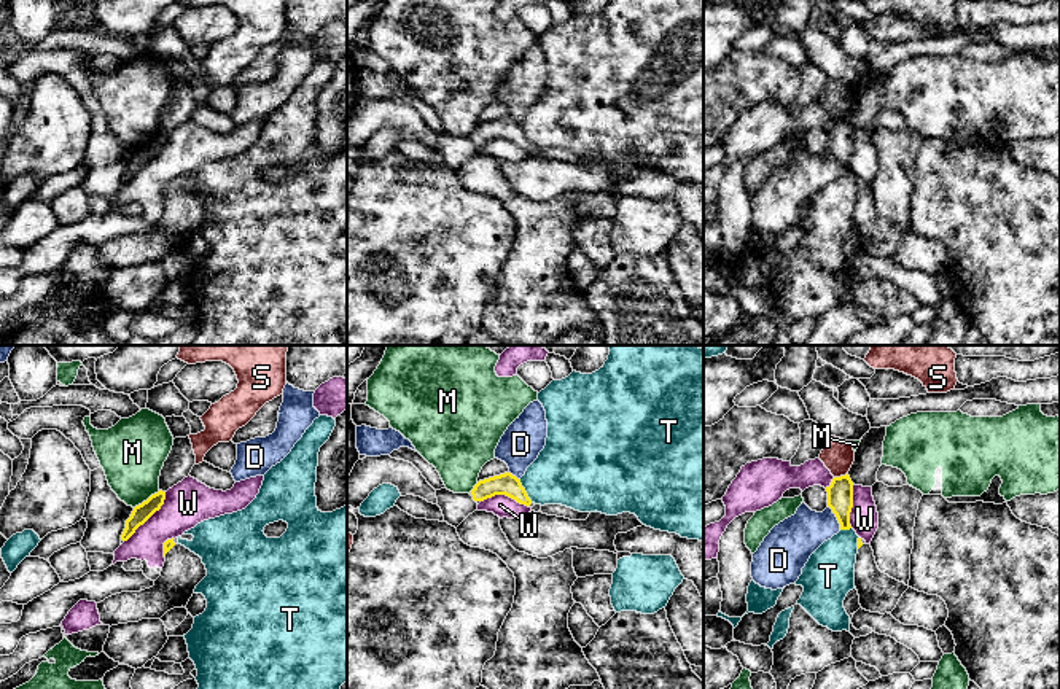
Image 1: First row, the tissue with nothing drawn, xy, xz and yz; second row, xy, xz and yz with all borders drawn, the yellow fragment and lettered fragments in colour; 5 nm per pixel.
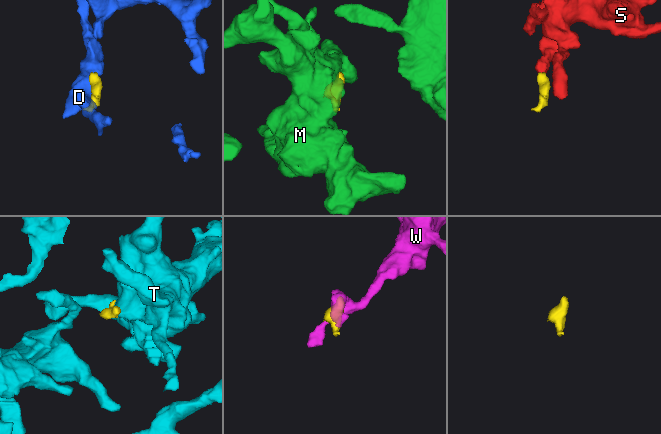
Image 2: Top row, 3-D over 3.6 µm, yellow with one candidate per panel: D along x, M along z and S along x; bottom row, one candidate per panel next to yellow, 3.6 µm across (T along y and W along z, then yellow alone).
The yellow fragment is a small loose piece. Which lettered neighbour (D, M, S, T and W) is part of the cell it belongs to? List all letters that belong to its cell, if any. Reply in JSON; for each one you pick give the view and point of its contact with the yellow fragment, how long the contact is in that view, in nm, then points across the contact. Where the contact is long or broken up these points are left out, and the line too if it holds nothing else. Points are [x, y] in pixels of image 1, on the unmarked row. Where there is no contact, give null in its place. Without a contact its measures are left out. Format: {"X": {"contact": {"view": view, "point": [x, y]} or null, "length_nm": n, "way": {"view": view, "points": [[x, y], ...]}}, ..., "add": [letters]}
{"add": []}

